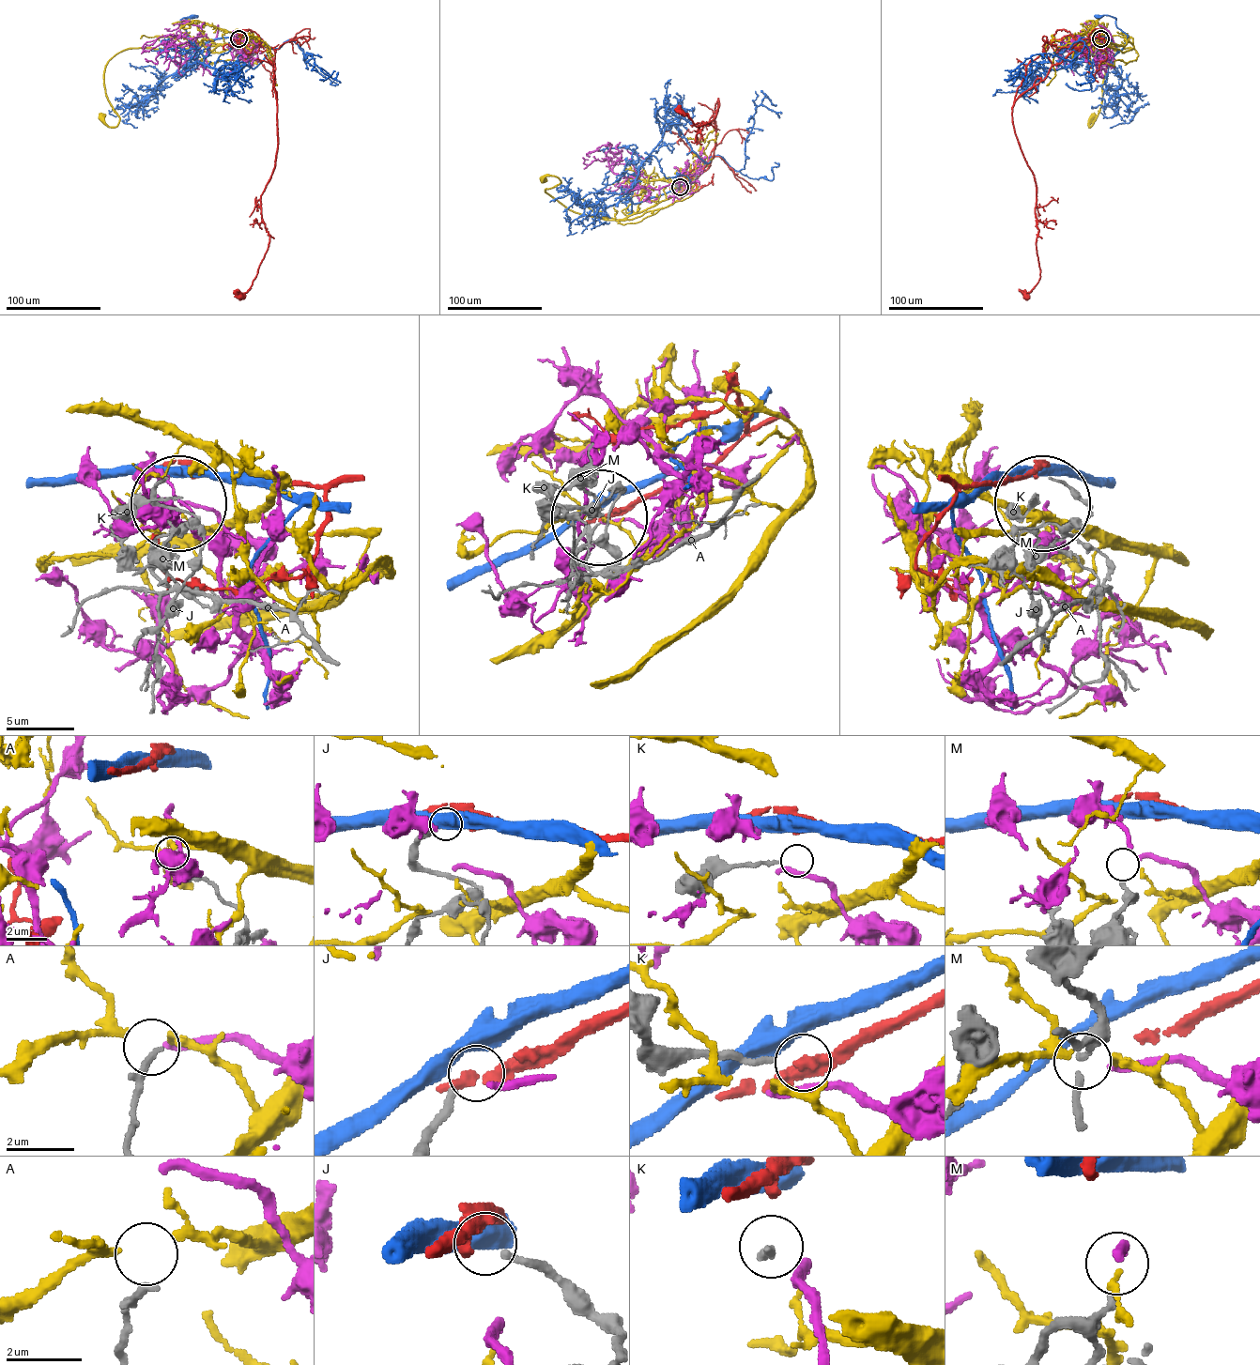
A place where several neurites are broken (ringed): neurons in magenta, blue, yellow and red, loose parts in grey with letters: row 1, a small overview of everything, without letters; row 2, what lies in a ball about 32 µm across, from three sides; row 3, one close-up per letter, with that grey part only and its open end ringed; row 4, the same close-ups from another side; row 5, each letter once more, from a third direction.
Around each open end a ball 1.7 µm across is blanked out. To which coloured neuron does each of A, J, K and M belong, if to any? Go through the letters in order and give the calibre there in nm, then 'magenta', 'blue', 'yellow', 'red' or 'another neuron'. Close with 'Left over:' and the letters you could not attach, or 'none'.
A: 220 nm thick; another neuron
J: 200 nm thick; another neuron
K: 180 nm thick; another neuron
M: 220 nm thick; magenta
Left over: A, J, K

